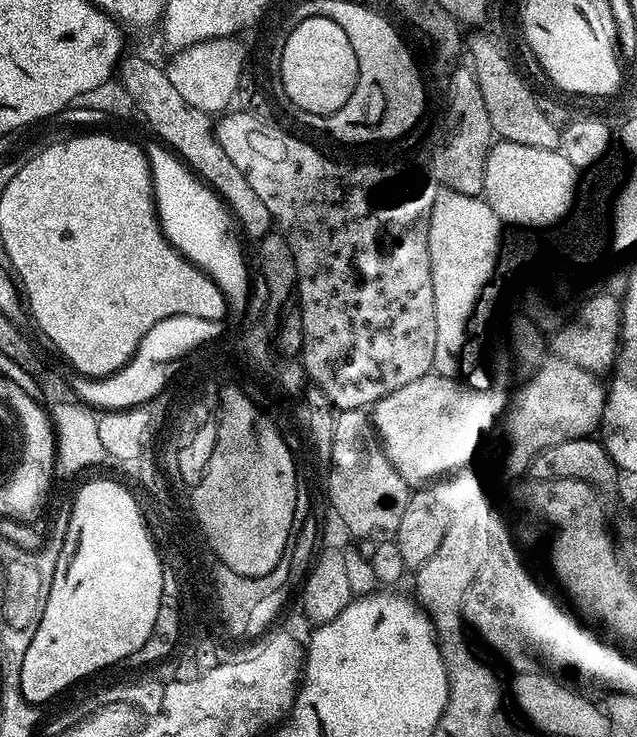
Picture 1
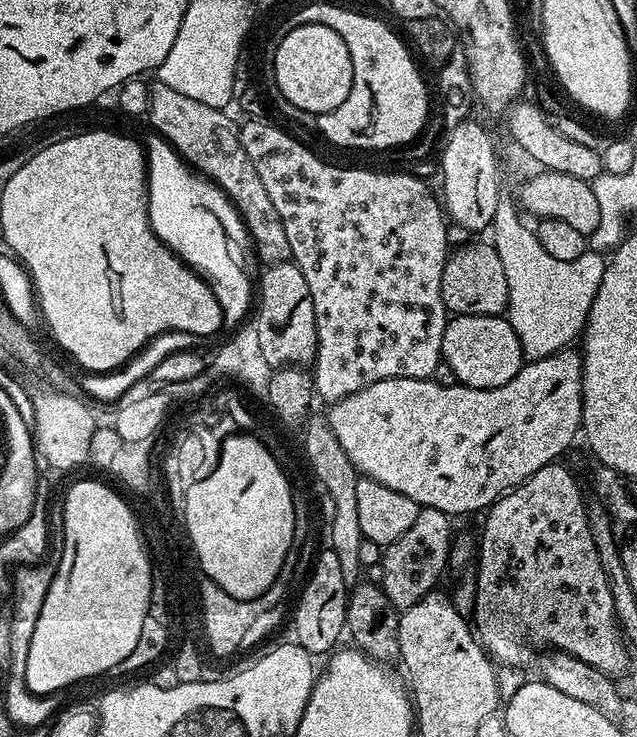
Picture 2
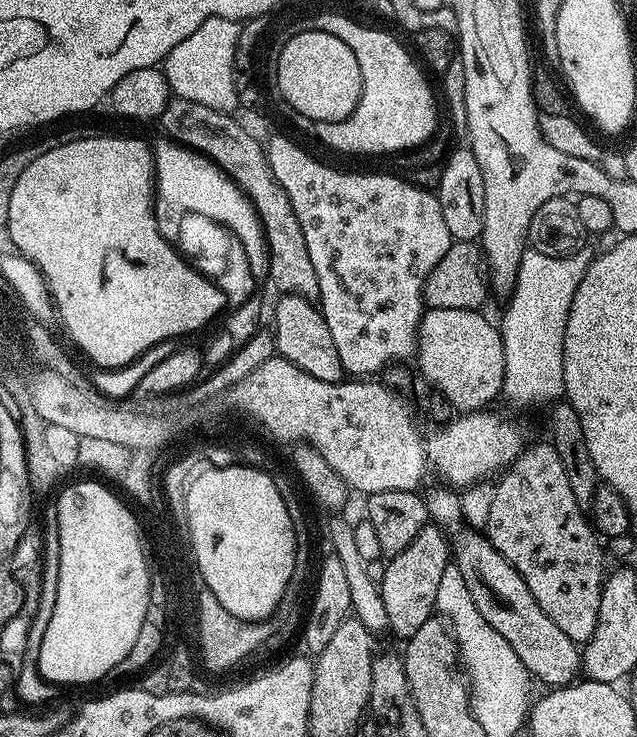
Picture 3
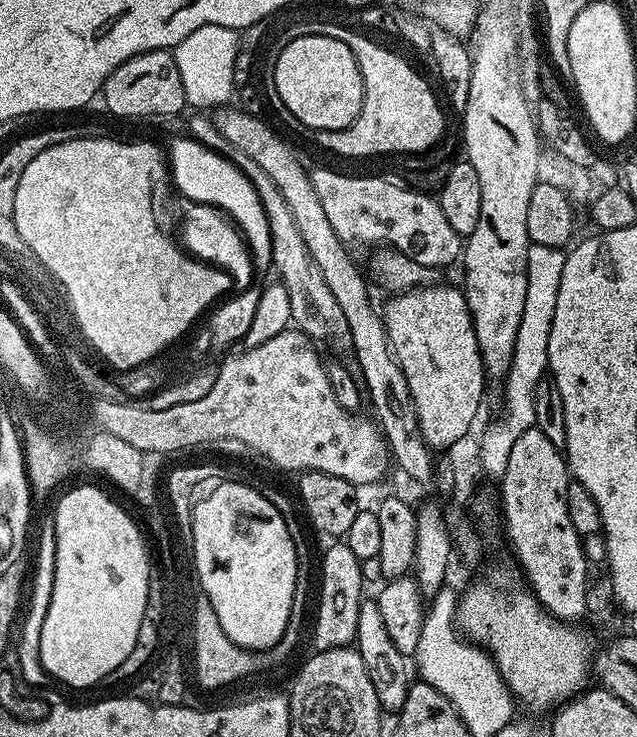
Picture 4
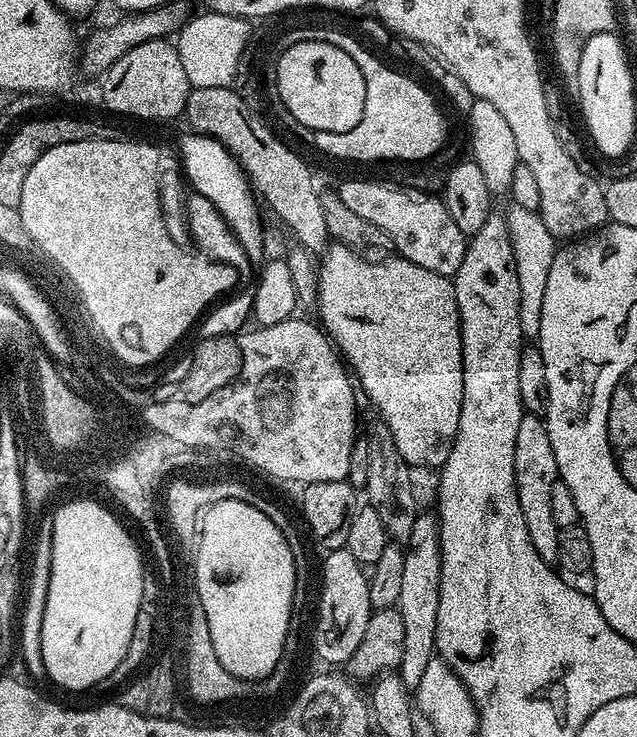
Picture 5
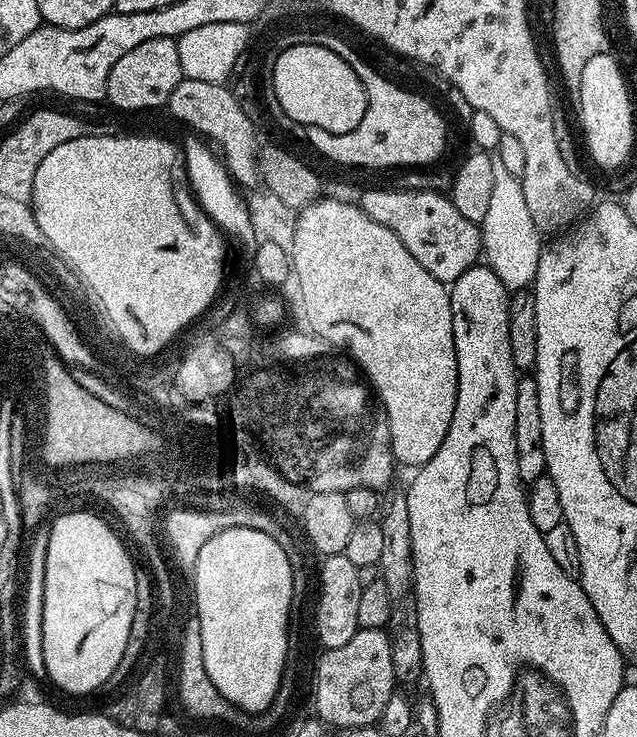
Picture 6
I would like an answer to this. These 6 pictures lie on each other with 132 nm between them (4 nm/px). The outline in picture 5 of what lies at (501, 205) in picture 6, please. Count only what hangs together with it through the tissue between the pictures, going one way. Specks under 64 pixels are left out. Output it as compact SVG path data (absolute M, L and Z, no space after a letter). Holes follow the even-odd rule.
M512 204L506 212L508 237L512 243L512 253L518 274L518 318L525 337L536 338L540 334L542 322L542 298L546 295L546 281L550 275L550 262L558 247L557 237L546 230L539 211L531 212L522 206Z

